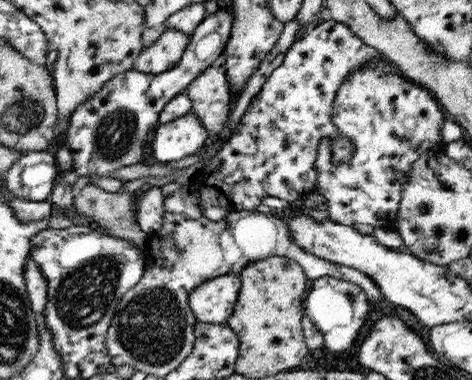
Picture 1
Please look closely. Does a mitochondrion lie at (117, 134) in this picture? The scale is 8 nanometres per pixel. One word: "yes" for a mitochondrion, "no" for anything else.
yes

